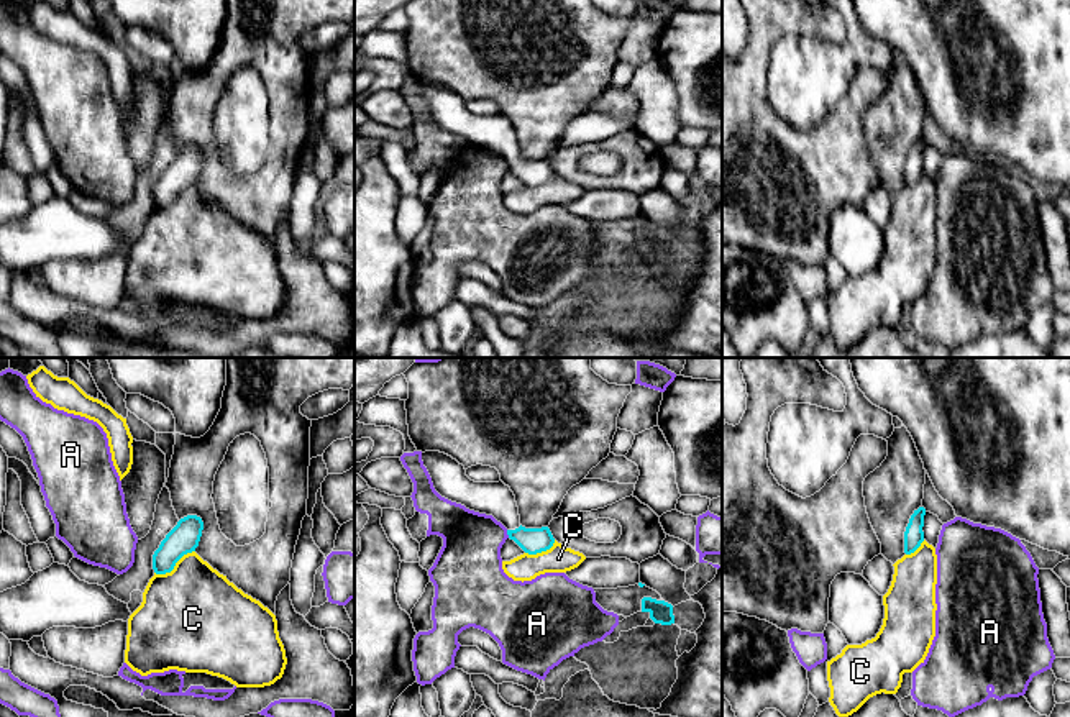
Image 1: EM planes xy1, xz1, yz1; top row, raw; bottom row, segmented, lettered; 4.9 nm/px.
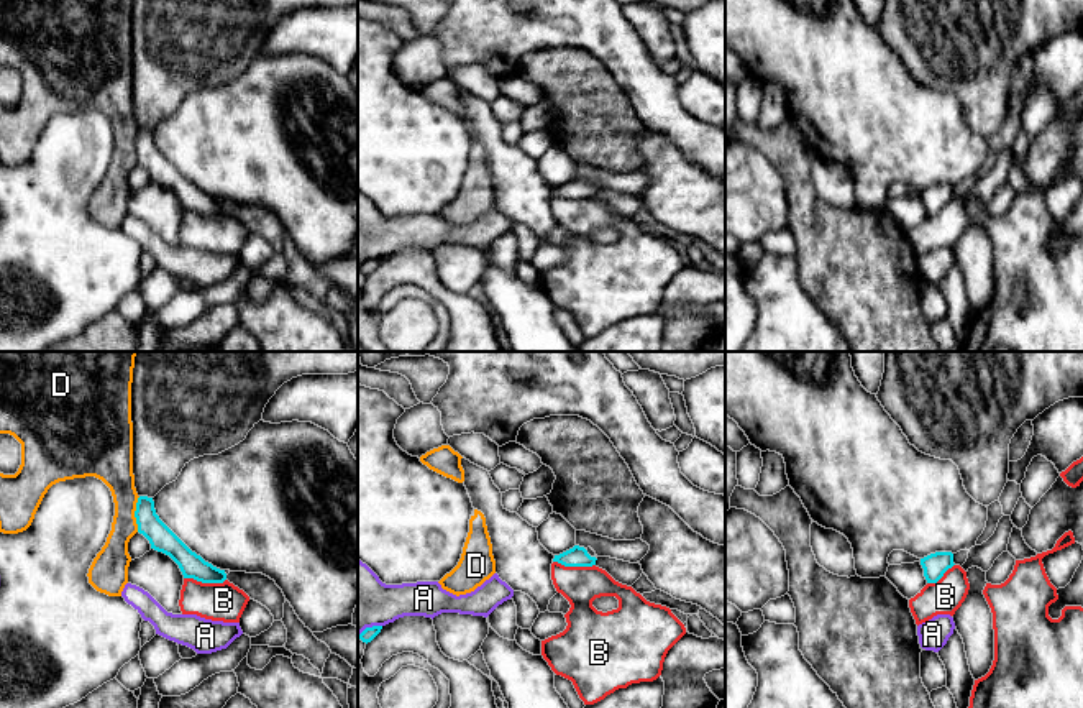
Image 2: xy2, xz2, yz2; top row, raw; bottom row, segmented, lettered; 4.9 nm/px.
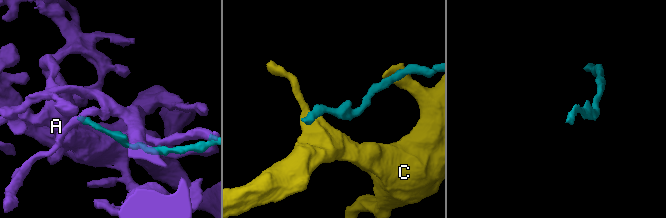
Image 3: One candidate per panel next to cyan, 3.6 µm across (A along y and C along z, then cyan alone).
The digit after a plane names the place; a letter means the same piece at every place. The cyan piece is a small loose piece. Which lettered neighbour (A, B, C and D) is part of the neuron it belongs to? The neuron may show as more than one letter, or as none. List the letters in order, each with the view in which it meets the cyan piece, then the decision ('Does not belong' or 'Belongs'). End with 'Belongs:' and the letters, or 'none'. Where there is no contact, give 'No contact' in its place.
A: Touches cyan in xz1. Does not belong
B: Touches cyan in xy2. Does not belong
C: Touches cyan in xy1. Does not belong
D: Touches cyan in xy2. Does not belong
Belongs: none

